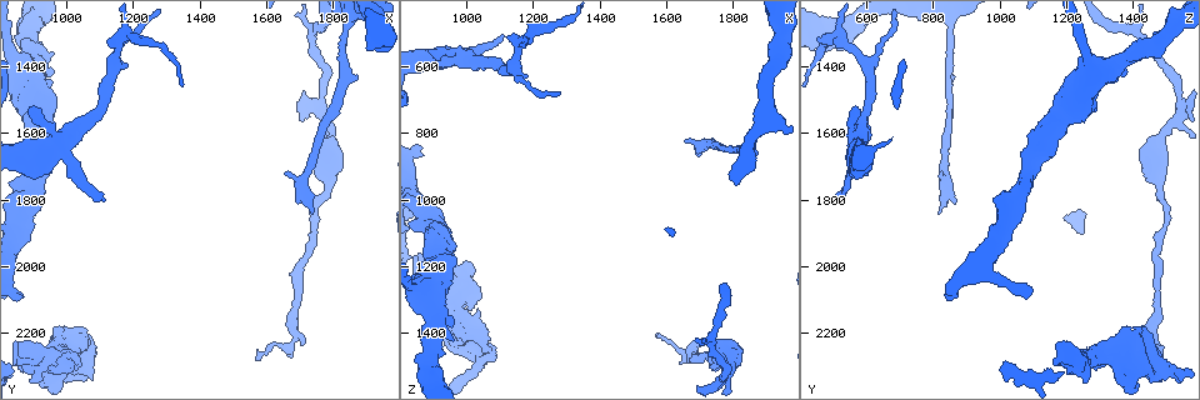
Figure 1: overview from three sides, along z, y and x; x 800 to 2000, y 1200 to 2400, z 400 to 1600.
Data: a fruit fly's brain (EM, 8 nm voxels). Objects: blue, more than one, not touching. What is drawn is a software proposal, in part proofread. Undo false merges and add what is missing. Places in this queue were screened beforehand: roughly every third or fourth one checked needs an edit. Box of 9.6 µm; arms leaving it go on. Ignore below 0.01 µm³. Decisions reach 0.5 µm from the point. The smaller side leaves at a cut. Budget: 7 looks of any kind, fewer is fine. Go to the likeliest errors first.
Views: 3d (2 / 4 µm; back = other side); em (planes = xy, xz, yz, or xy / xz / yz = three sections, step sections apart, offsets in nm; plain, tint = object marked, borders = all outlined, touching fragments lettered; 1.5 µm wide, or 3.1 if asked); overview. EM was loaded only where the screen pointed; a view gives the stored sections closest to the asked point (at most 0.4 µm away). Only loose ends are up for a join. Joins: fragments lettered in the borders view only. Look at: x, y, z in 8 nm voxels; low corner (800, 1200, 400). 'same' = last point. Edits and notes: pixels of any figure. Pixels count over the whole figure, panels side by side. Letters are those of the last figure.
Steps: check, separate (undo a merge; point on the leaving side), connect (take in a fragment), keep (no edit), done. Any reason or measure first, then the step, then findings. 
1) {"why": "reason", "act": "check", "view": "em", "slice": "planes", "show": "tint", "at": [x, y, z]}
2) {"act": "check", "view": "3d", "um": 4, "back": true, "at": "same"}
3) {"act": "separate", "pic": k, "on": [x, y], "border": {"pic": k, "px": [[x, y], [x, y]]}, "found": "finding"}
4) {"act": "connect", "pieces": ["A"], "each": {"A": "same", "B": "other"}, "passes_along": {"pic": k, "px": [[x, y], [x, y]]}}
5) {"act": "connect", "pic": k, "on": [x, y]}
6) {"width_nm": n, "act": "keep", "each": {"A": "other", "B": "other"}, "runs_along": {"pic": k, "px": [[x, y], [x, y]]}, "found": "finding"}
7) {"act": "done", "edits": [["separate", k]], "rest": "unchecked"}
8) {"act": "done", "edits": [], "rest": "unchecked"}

{"act": "check", "view": "em", "slice": "planes", "show": "tint", "at": [890, 1530, 550]}

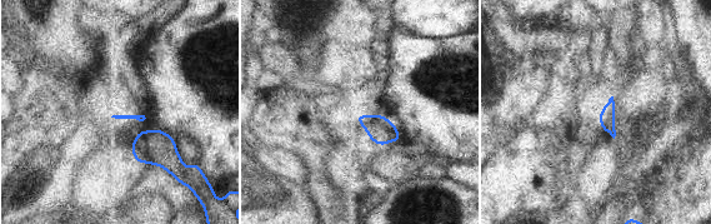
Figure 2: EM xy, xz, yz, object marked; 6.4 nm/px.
{"why": "what lies round it", "act": "check", "view": "em", "slice": "planes", "show": "borders", "at": "same"}

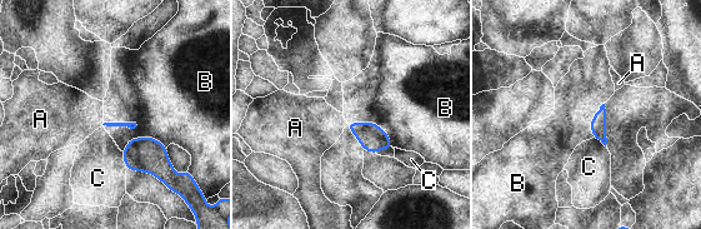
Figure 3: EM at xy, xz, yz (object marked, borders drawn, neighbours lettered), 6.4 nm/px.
{"act": "keep", "each": {"A": "other", "B": "other", "C": "other"}, "found": "no lettered fragment goes on from it"}

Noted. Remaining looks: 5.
{"why": "an open end", "act": "check", "view": "em", "slice": "planes", "show": "borders", "at": [1110, 1800, 510]}

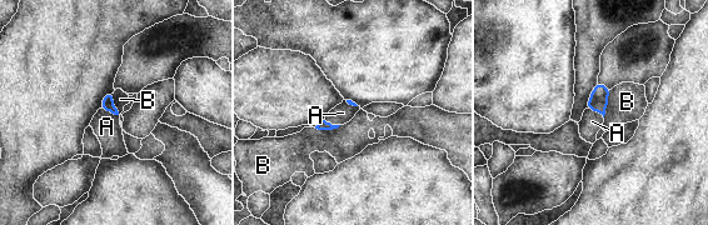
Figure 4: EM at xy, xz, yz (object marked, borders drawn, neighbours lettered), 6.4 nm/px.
{"longest_contact_nm": ["B", 180], "act": "connect", "pieces": ["A"], "each": {"A": "same", "B": "other"}, "found": "it goes on there"}

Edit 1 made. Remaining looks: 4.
{"why": "abrupt turn", "act": "check", "view": "em", "slice": "planes", "show": "borders", "at": [970, 2280, 1260]}

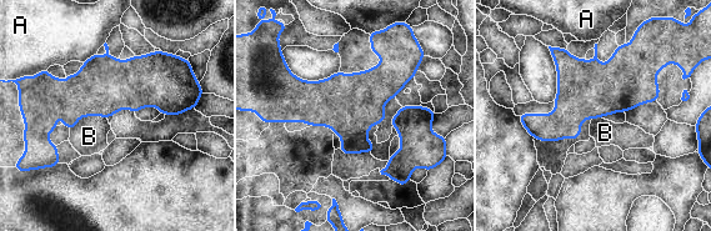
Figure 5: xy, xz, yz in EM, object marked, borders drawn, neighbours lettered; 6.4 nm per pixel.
{"longest_contact_nm": ["B", 260], "act": "keep", "each": {"A": "other", "B": "other"}, "border": {"pic": 5, "px": [[106, 117], [80, 116], [70, 130]]}, "found": "continuous, no second neuron"}

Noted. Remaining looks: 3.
{"act": "done", "edits": [["connect", 4]], "rest": "unchecked"}

